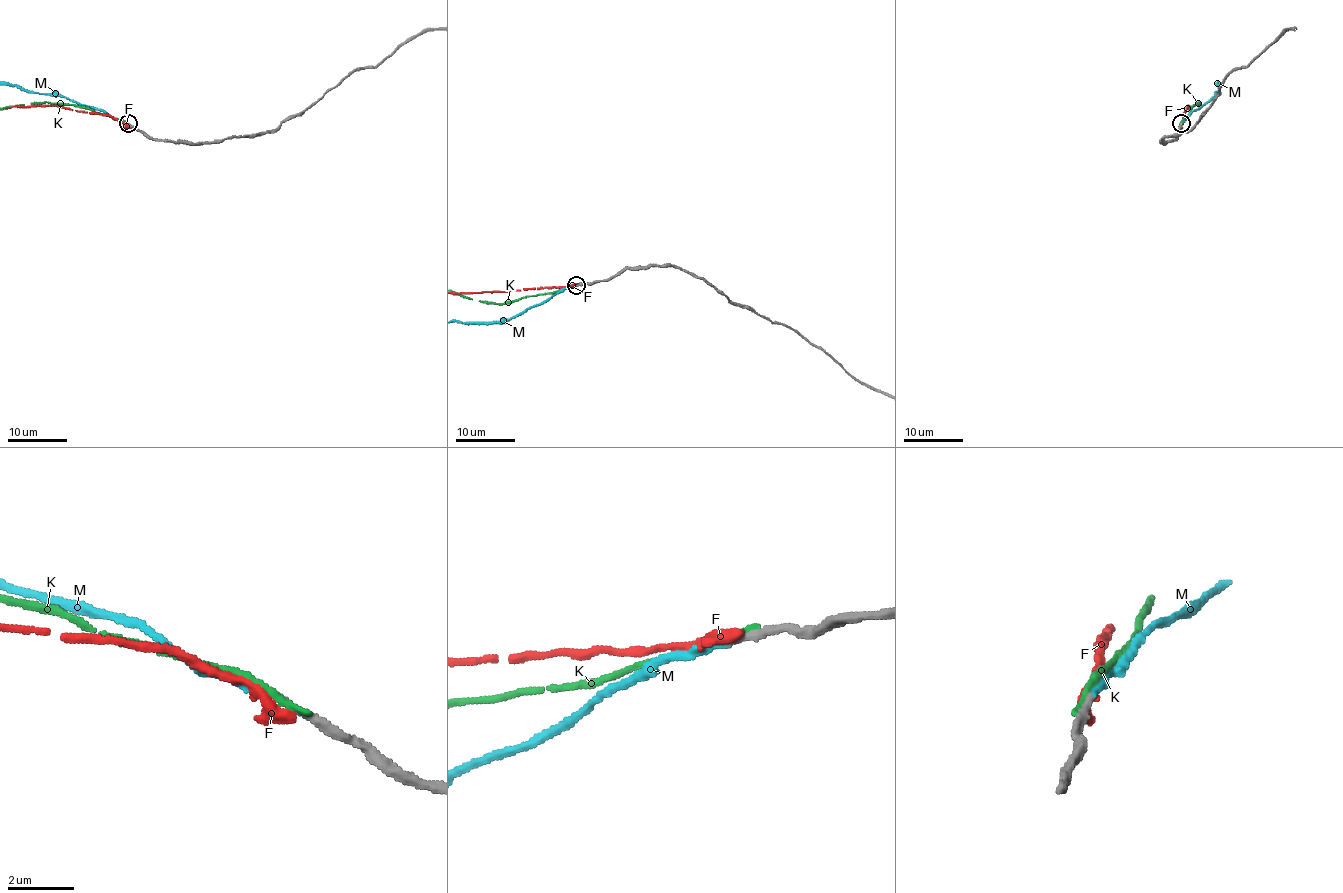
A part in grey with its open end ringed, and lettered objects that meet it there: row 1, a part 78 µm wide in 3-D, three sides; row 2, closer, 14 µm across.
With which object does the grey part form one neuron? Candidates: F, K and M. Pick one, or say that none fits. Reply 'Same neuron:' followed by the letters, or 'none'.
Same neuron: M

